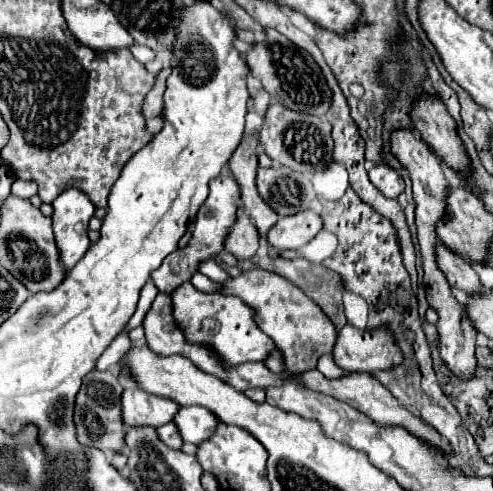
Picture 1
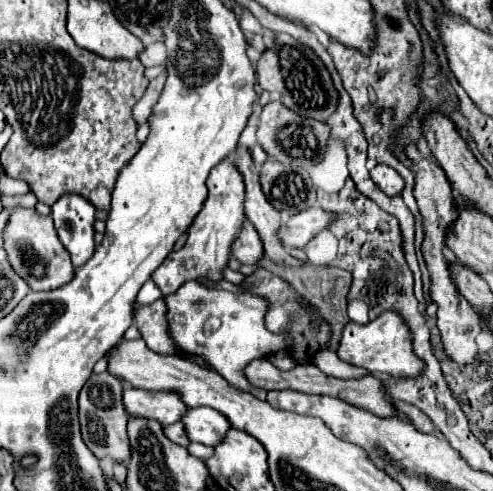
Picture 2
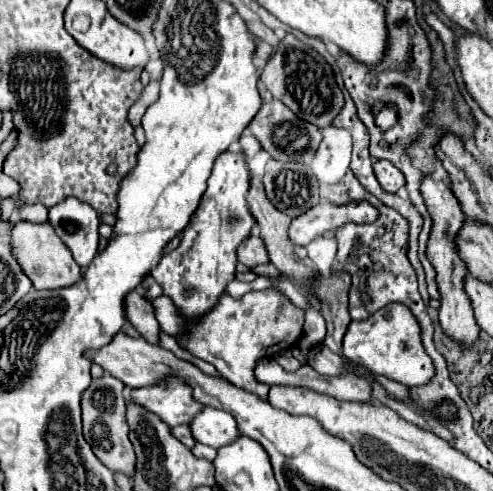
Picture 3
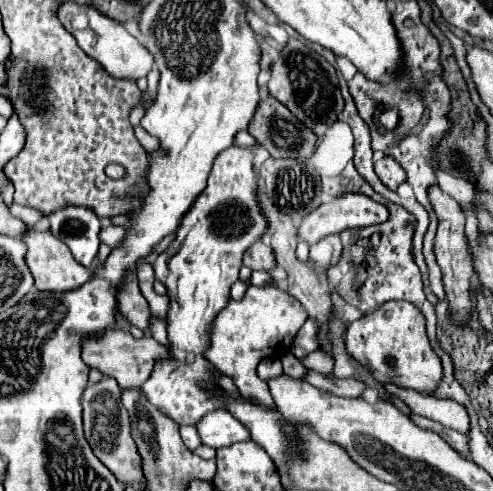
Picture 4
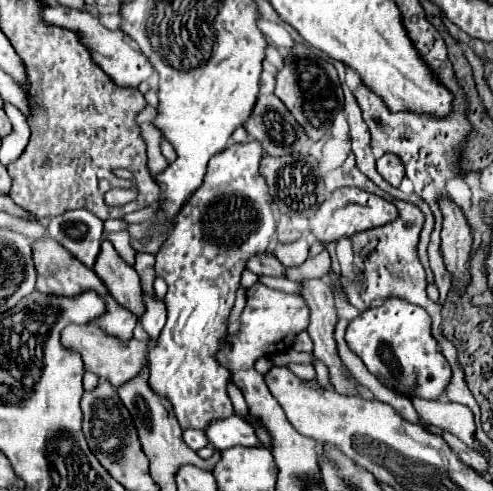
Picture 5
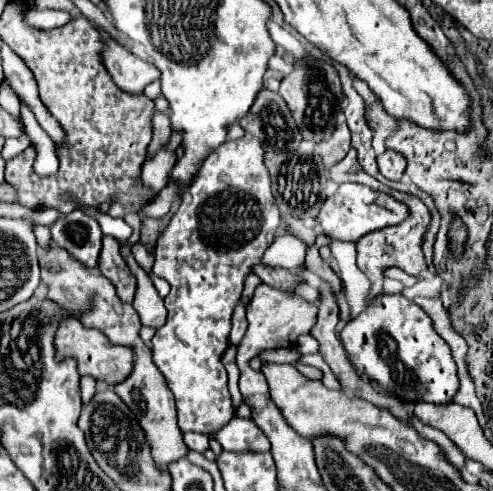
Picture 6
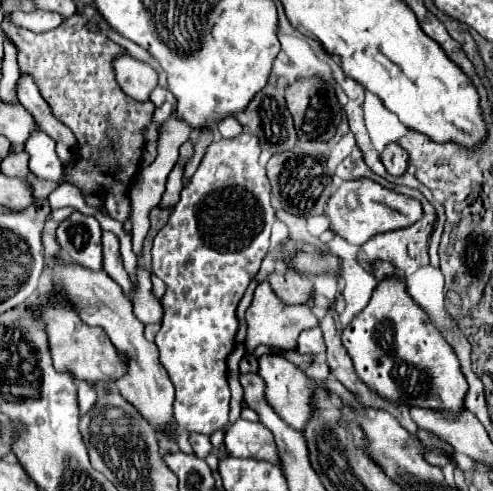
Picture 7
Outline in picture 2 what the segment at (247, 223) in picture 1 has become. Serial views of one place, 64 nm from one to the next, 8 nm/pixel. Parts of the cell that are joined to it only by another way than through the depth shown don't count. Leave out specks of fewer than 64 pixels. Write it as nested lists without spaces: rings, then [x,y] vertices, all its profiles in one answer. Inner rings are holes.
[[[246,222],[240,236],[232,244],[232,256],[236,256],[242,264],[258,264],[264,258],[264,248],[256,228]]]

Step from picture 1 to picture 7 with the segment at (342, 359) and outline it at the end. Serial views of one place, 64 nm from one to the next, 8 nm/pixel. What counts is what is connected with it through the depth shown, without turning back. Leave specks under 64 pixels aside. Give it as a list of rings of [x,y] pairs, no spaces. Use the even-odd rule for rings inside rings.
[[[386,276],[382,282],[378,282],[368,306],[360,314],[356,314],[352,322],[344,328],[342,344],[348,350],[360,380],[364,380],[364,384],[368,384],[384,400],[408,408],[418,406],[436,412],[444,410],[450,414],[460,414],[466,408],[464,400],[468,394],[468,382],[460,370],[460,362],[450,344],[432,324],[428,314],[410,298],[410,294],[406,292],[406,282],[402,278]]]

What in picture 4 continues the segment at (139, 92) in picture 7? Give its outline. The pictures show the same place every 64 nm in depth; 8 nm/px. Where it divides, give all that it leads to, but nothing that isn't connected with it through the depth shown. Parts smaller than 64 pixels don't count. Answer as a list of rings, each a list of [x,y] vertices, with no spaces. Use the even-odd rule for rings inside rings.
[[[68,2],[68,4],[62,4],[56,12],[58,20],[62,22],[64,28],[68,28],[68,32],[72,32],[72,36],[76,38],[76,42],[80,44],[80,48],[90,56],[94,58],[96,62],[102,64],[102,68],[118,78],[118,80],[138,80],[138,78],[146,78],[148,72],[152,70],[152,54],[120,24],[116,24],[114,20],[110,20],[108,16],[96,12],[92,6],[86,6],[86,4],[76,4],[76,2]],[[76,14],[84,14],[84,16],[90,16],[90,26],[86,28],[74,28],[72,26],[72,20]]]

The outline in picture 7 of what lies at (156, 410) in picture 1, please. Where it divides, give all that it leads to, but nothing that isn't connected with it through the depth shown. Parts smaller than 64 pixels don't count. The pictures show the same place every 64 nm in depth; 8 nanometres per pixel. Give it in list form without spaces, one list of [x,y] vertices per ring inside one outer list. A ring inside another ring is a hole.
[[[242,132],[240,136],[234,138],[220,138],[214,140],[208,150],[206,156],[200,162],[200,168],[196,170],[196,174],[192,176],[192,180],[188,182],[188,186],[182,190],[180,194],[180,202],[172,208],[170,220],[168,224],[156,234],[154,238],[154,246],[152,246],[152,272],[166,284],[166,294],[162,296],[162,308],[164,308],[164,318],[162,318],[162,328],[156,334],[156,346],[160,350],[160,362],[164,364],[164,368],[170,374],[170,380],[176,388],[176,400],[174,400],[174,418],[176,422],[188,430],[188,432],[200,432],[200,434],[212,434],[214,430],[226,426],[228,422],[228,410],[230,410],[230,388],[228,388],[228,378],[226,378],[226,358],[228,354],[234,350],[236,346],[236,332],[238,332],[238,320],[236,320],[236,308],[238,302],[242,300],[248,284],[252,282],[252,278],[258,274],[260,264],[264,260],[264,256],[270,250],[270,226],[276,220],[274,208],[270,204],[270,190],[266,186],[266,168],[260,164],[260,144],[256,140],[256,136],[252,136],[250,132]]]

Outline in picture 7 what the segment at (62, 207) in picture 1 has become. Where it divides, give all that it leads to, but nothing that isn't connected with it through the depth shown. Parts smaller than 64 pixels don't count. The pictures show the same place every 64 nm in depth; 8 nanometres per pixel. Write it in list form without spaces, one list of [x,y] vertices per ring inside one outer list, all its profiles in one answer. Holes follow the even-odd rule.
[[[74,212],[70,218],[60,222],[56,240],[68,258],[90,270],[102,270],[102,244],[100,244],[100,222],[94,216]]]

